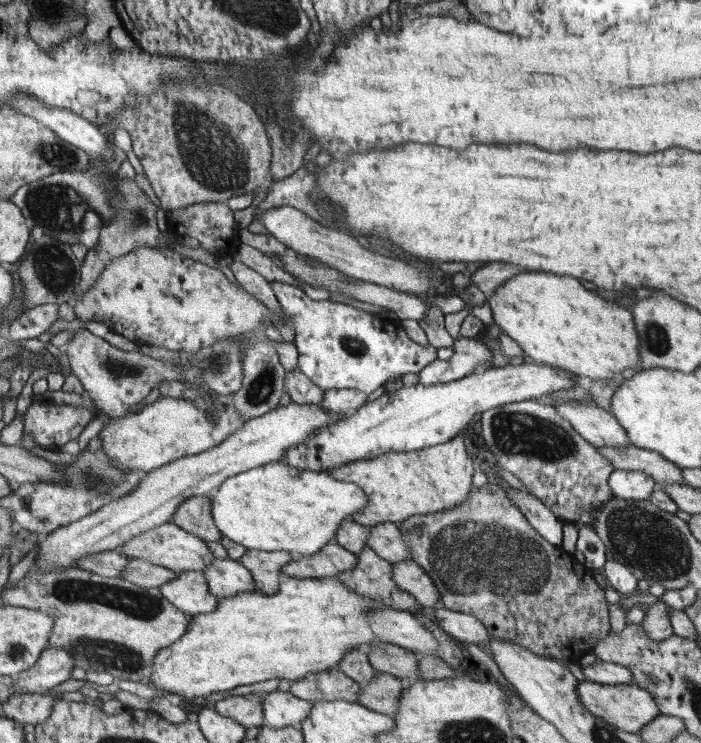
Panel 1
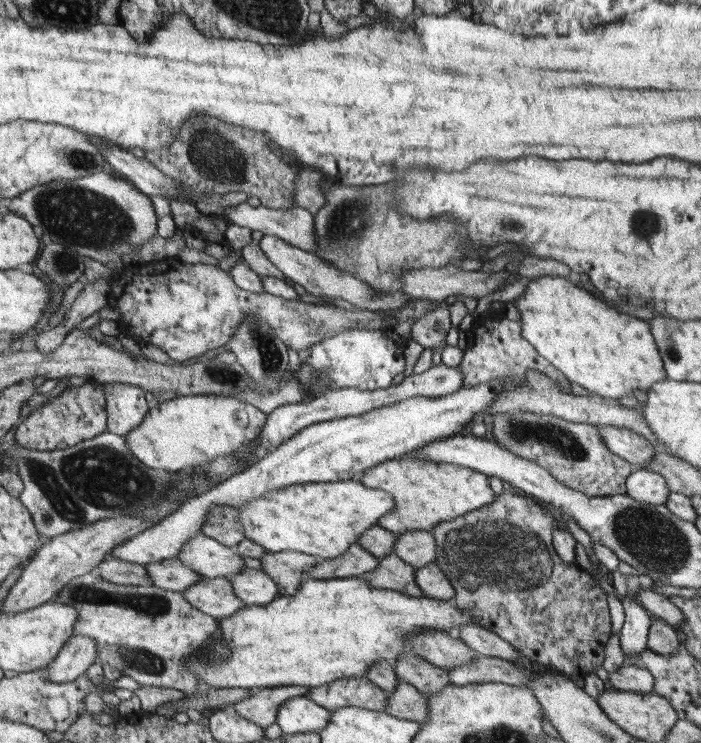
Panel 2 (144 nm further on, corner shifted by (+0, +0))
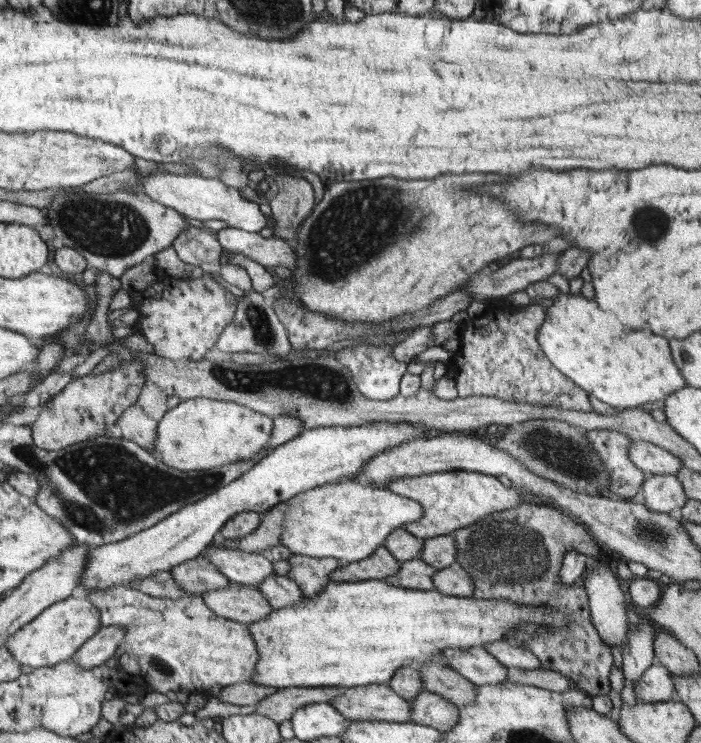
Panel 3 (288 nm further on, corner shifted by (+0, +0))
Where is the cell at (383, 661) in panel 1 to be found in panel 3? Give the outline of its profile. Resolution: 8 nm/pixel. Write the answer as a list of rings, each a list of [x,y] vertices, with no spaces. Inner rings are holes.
[[[431,660],[425,666],[419,666],[421,678],[423,678],[423,688],[425,692],[439,694],[447,702],[453,702],[455,706],[465,706],[475,702],[475,684],[463,678],[459,672],[453,668],[447,668],[445,664]]]

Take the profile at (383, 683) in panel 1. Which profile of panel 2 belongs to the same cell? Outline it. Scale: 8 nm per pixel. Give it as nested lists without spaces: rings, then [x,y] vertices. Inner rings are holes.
[[[399,682],[395,692],[387,692],[387,706],[383,712],[401,720],[425,722],[429,720],[429,700],[415,686]]]

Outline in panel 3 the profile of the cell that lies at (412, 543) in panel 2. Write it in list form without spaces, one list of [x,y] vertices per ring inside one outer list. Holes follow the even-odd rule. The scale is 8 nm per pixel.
[[[437,536],[437,538],[427,538],[421,540],[423,550],[417,560],[423,560],[435,570],[449,568],[457,562],[457,544],[451,536]]]

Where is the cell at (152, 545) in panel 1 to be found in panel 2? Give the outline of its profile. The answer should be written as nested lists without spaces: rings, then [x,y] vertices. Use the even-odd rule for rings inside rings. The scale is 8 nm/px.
[[[203,534],[191,538],[175,558],[205,578],[229,578],[245,568],[243,556]]]

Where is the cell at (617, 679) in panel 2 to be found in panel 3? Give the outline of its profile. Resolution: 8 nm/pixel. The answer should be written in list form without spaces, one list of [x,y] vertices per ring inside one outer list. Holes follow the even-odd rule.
[[[653,662],[645,670],[645,674],[641,674],[639,682],[635,682],[633,688],[639,702],[645,702],[645,704],[675,700],[675,686],[673,686],[671,672],[657,662]]]

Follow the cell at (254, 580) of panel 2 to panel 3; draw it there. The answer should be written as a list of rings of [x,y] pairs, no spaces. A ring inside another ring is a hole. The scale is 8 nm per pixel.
[[[273,574],[267,580],[263,580],[261,584],[255,584],[255,588],[257,588],[257,592],[261,592],[265,596],[265,600],[269,602],[269,606],[273,606],[273,610],[291,608],[305,600],[305,594],[301,594],[297,584],[289,576]]]

